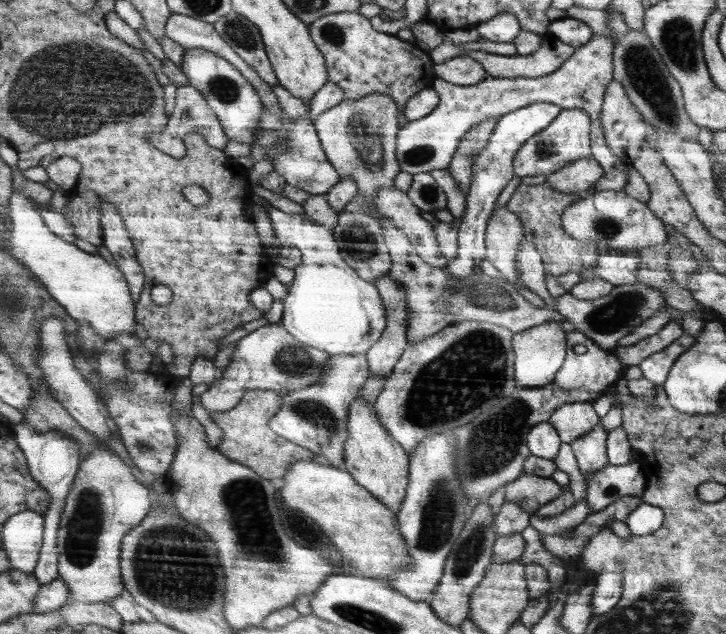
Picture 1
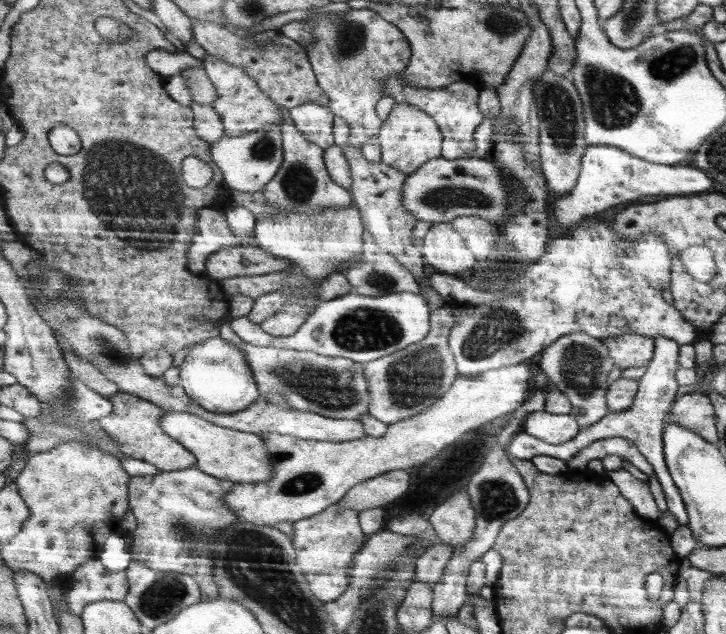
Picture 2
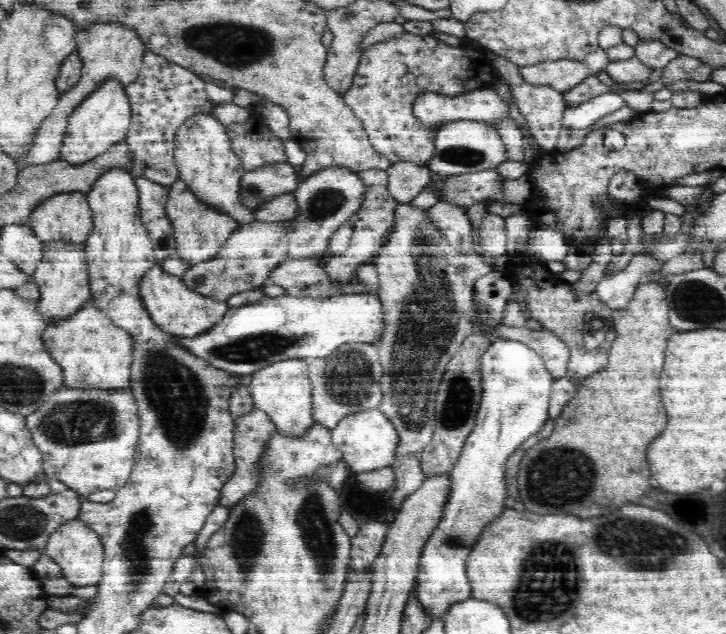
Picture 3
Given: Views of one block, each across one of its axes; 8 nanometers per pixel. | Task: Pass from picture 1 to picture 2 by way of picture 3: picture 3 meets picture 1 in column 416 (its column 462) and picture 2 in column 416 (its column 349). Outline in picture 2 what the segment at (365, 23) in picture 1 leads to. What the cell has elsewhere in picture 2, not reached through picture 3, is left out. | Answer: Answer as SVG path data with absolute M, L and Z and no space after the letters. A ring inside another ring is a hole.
M400 74L391 77L385 83L385 89L382 93L384 96L393 97L396 104L408 102L411 106L421 108L423 112L433 116L444 134L441 157L452 160L467 156L468 153L471 155L476 149L474 132L476 126L484 120L478 109L479 91L480 88L476 88L473 81L466 79L440 89L414 89L401 78Z

